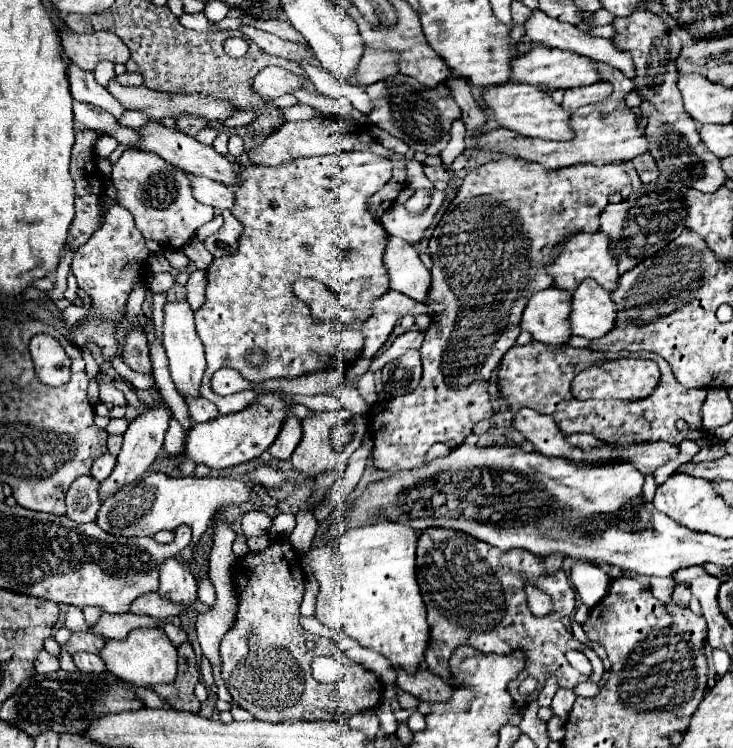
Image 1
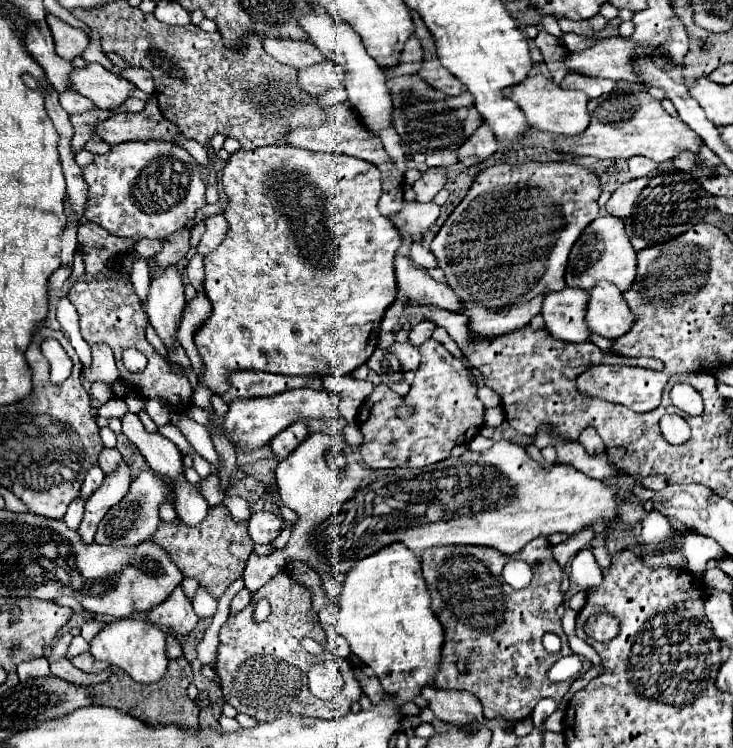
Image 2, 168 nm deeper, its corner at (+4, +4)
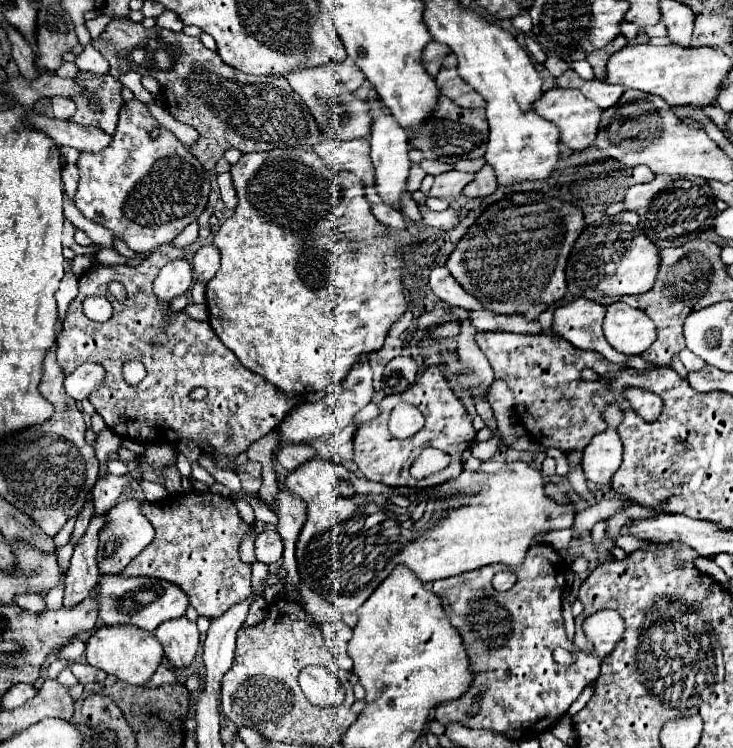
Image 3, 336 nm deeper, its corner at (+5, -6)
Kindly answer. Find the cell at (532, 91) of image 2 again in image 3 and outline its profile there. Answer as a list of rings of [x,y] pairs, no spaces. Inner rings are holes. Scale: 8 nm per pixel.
[[[552,88],[548,92],[544,92],[544,96],[534,102],[534,112],[540,114],[542,118],[554,122],[560,132],[562,132],[562,142],[566,146],[570,146],[572,150],[584,150],[590,148],[596,134],[598,134],[598,124],[602,118],[602,108],[594,106],[594,102],[590,102],[582,92],[578,90],[566,90],[566,88]]]

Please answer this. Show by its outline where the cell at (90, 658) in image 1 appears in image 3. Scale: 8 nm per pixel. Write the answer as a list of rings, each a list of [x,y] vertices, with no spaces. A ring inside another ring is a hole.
[[[74,662],[70,666],[70,670],[74,672],[74,676],[80,680],[80,684],[90,684],[90,682],[102,682],[106,678],[106,672],[90,666],[90,664],[84,664],[84,662]]]

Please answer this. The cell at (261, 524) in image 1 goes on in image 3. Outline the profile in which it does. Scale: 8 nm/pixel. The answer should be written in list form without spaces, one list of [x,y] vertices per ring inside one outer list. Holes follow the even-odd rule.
[[[270,530],[260,532],[256,538],[256,556],[258,556],[258,562],[264,562],[264,564],[278,562],[282,558],[280,536],[276,532],[270,532]]]

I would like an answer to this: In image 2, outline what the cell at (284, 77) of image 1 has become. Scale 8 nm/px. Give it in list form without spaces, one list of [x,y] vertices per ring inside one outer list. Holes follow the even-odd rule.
[[[325,60],[311,68],[301,68],[297,72],[297,86],[311,96],[319,96],[325,90],[337,88],[343,84],[343,70]]]

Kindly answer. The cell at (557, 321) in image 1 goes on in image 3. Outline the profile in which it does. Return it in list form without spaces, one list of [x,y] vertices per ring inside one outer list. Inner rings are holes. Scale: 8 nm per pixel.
[[[576,298],[566,306],[556,308],[552,330],[566,338],[570,344],[582,350],[596,350],[614,364],[626,365],[628,355],[612,350],[602,332],[602,318],[606,316],[606,306]]]

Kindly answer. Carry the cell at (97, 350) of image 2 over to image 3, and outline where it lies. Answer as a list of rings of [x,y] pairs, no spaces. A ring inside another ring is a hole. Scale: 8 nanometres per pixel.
[[[82,364],[78,366],[70,376],[66,376],[64,380],[64,390],[68,396],[72,396],[74,400],[84,400],[92,394],[94,388],[98,388],[98,384],[104,378],[104,368],[98,364]]]

